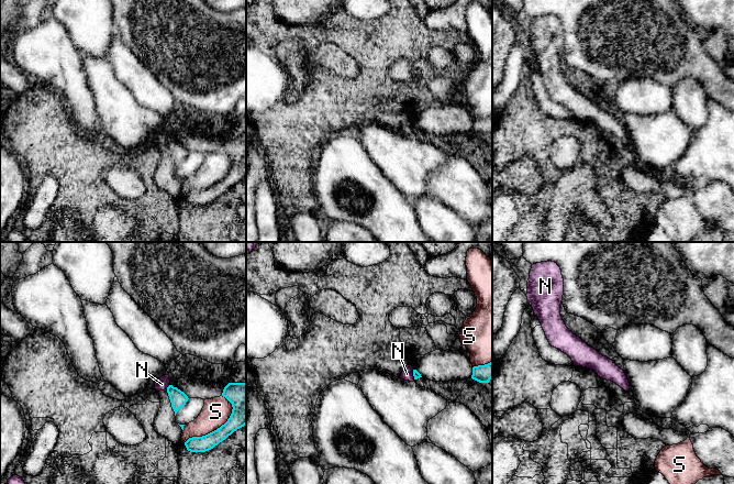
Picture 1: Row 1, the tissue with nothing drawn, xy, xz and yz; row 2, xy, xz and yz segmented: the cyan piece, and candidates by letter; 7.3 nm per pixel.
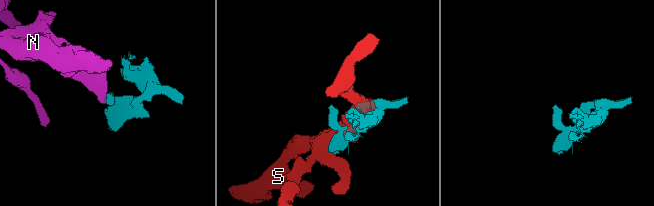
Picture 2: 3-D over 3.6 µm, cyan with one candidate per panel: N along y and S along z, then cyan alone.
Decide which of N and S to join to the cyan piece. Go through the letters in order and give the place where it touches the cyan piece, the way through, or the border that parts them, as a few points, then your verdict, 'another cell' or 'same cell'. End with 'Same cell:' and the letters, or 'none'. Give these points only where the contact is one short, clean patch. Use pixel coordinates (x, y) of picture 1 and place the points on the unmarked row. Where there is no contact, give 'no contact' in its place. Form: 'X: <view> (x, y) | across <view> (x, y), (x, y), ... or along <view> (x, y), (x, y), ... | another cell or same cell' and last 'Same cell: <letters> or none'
N: xy (167, 141) | along xy (169, 139), (166, 142) | another cell
S: xy (214, 184) | another cell
Same cell: none

